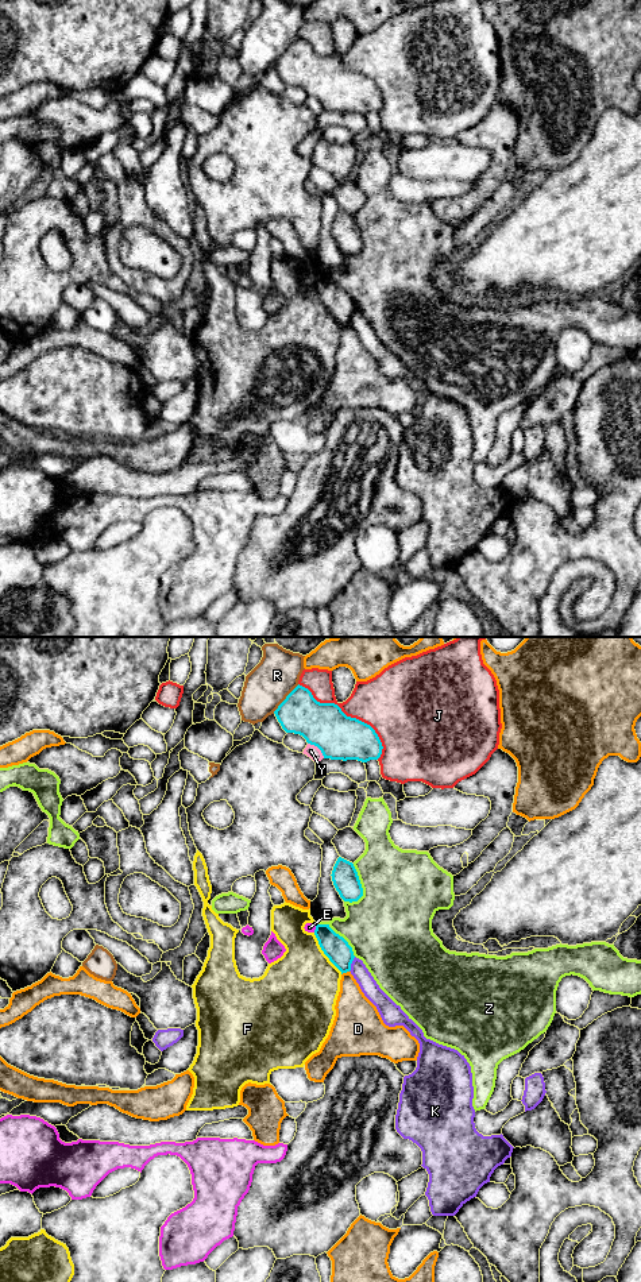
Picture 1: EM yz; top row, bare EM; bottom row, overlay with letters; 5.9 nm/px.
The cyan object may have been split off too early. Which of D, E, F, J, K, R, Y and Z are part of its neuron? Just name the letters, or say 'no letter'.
no letter

